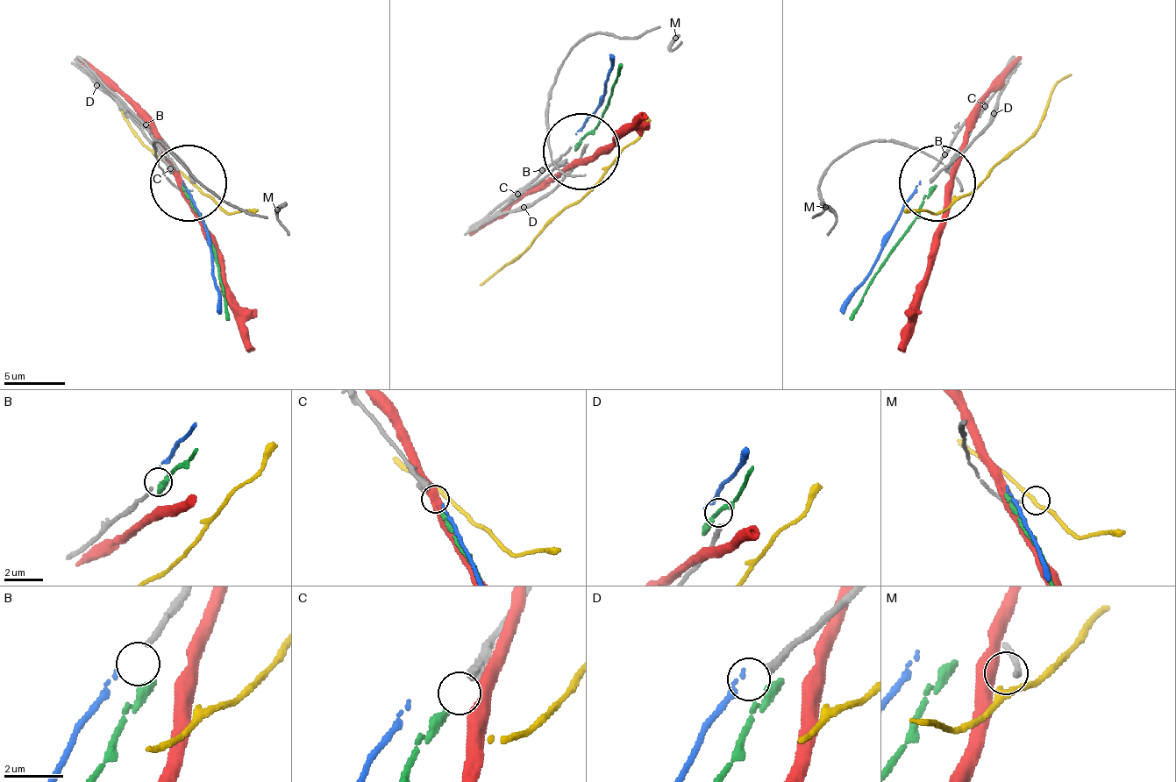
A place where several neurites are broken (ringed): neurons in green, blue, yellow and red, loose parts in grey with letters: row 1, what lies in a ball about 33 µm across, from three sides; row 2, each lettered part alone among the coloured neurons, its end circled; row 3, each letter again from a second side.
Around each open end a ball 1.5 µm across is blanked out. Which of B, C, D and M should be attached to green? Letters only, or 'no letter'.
C

